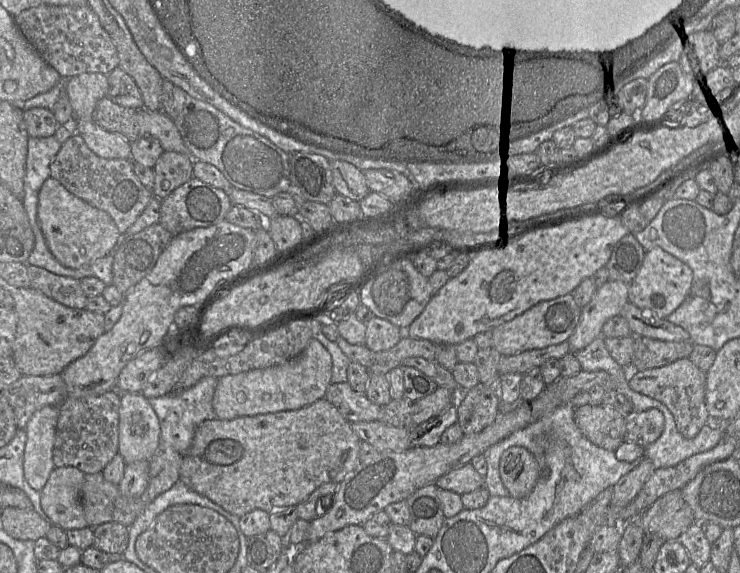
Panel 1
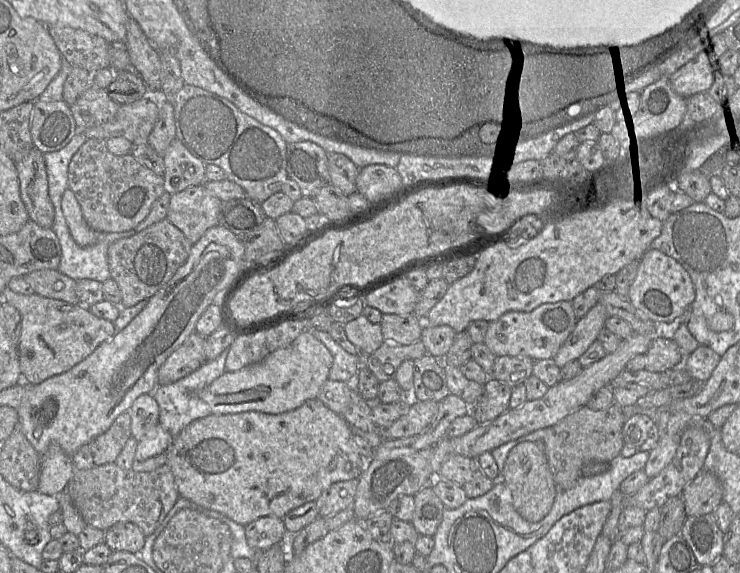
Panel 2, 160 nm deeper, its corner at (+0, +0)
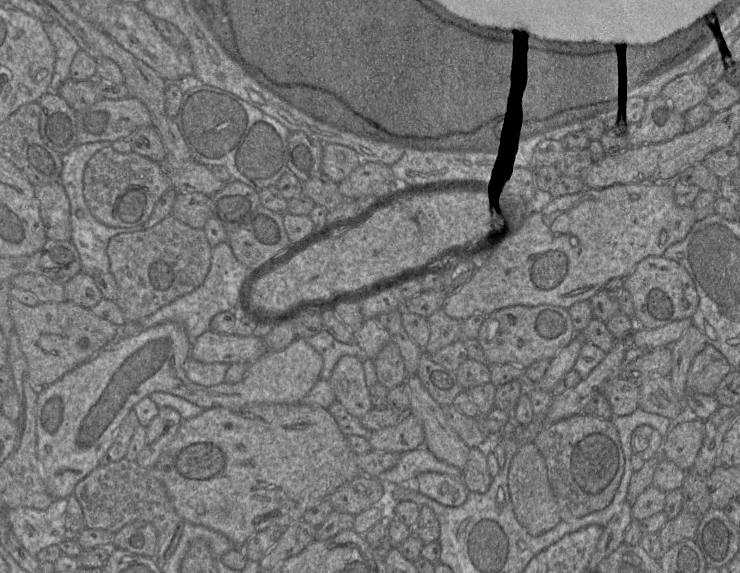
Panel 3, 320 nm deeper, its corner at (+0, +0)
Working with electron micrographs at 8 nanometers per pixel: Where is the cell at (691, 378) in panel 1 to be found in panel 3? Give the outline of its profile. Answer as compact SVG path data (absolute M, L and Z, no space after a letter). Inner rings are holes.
M621 377L614 380L605 390L614 416L632 414L639 407L639 385Z

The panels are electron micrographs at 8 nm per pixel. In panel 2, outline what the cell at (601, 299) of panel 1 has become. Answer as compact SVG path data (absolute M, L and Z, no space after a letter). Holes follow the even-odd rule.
M597 302L585 316L578 319L573 331L553 357L556 365L562 368L569 361L578 359L597 339L607 317L605 307Z

